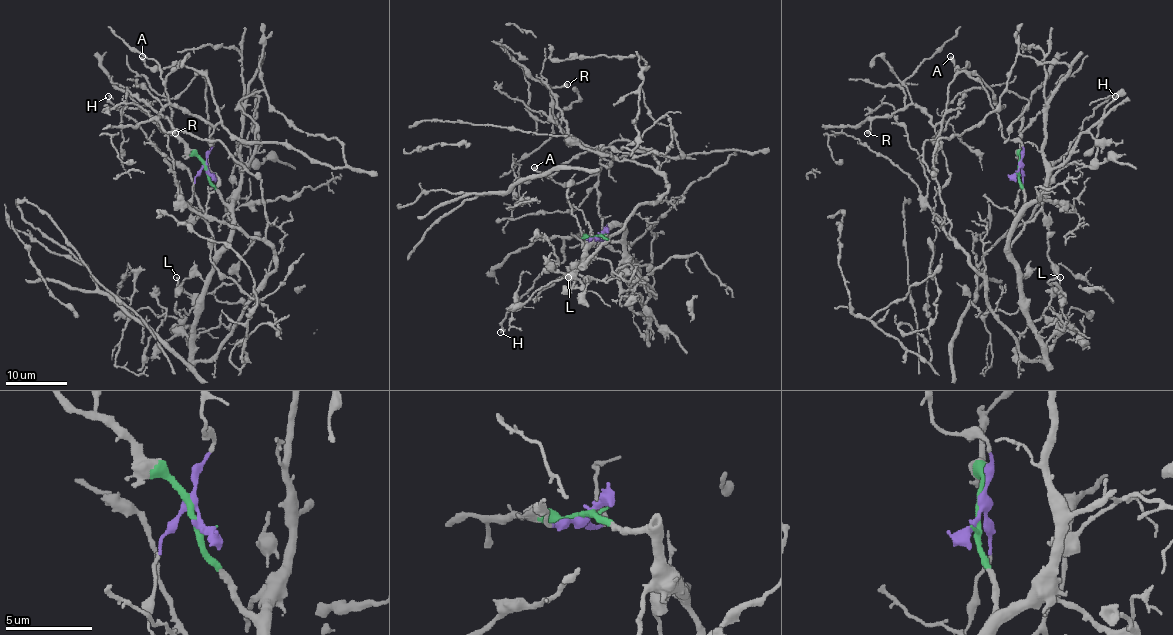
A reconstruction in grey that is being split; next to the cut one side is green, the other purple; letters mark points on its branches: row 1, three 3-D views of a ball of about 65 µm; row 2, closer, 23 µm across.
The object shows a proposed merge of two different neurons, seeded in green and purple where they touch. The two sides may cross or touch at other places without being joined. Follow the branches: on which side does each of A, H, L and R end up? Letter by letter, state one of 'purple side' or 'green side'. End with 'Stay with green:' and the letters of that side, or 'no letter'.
A: purple side
H: green side
L: green side
R: purple side
Stay with green: H, L

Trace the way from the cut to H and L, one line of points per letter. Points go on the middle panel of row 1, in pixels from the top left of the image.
H: (599, 236), (619, 240), (623, 229), (609, 225), (586, 265), (571, 268), (535, 297), (511, 310), (500, 333)
L: (599, 236), (623, 236), (613, 226), (586, 250), (576, 276), (585, 285), (586, 279), (568, 277)

